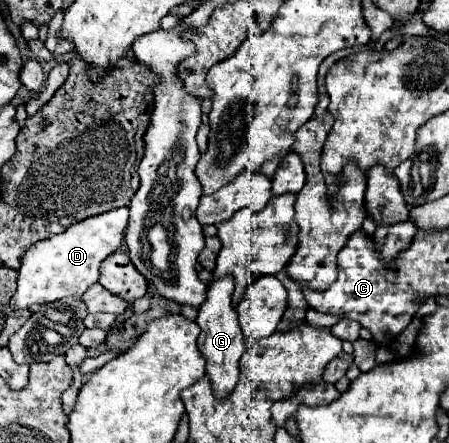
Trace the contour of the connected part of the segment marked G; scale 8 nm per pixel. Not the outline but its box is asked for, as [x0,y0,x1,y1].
[197,275,245,397]

